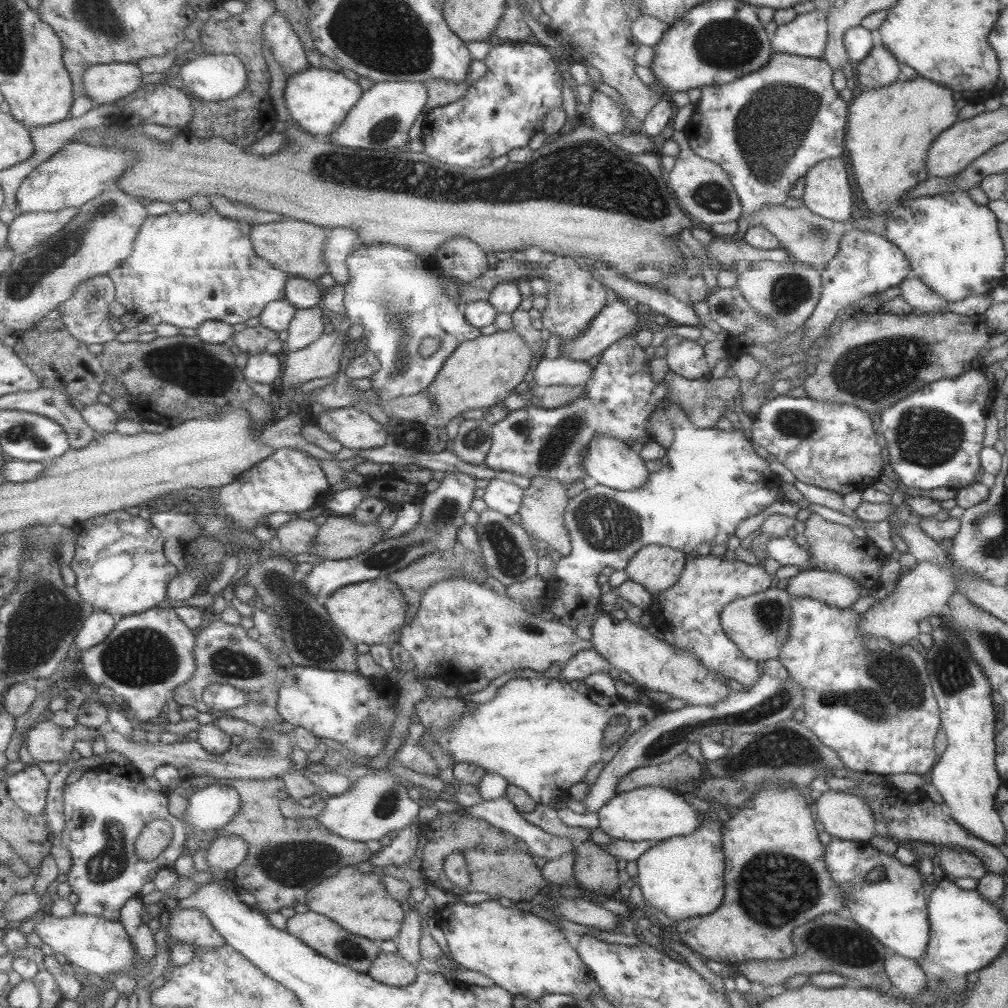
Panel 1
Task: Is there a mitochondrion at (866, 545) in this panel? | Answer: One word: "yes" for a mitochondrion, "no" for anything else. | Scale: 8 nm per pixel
no

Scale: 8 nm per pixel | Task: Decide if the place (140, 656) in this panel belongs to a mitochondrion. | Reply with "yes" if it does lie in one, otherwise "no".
yes

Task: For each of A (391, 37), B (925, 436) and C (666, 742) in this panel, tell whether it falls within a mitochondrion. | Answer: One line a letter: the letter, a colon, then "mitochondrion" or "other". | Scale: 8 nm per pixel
A: mitochondrion
B: mitochondrion
C: mitochondrion

